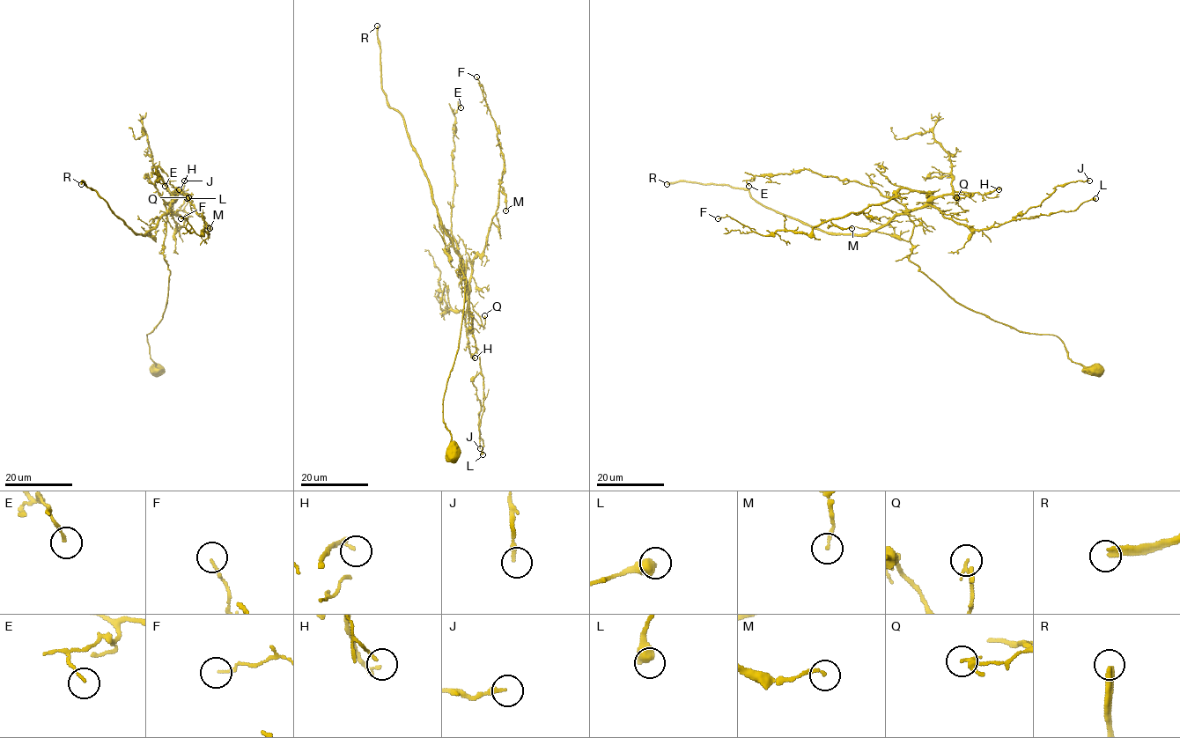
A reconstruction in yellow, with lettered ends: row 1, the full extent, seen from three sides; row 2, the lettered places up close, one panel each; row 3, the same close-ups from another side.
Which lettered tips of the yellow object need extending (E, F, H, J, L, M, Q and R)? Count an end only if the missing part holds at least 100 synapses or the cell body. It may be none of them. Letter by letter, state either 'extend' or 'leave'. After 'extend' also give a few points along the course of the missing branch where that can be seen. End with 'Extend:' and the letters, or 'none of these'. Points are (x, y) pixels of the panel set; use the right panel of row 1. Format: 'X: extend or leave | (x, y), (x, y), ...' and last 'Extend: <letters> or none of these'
E: leave
F: leave
H: leave
J: leave
L: leave
M: leave
Q: leave
R: extend
Extend: R

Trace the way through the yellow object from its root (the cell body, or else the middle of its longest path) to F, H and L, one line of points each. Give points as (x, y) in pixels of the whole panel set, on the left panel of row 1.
F: (158, 372), (147, 334), (167, 300), (163, 243), (177, 188), (202, 214), (208, 234), (180, 218)
H: (158, 372), (147, 334), (161, 320), (167, 300), (163, 243), (169, 191), (179, 189)
L: (158, 372), (147, 334), (161, 320), (167, 300), (166, 213), (171, 207), (178, 229), (188, 218), (187, 198)

